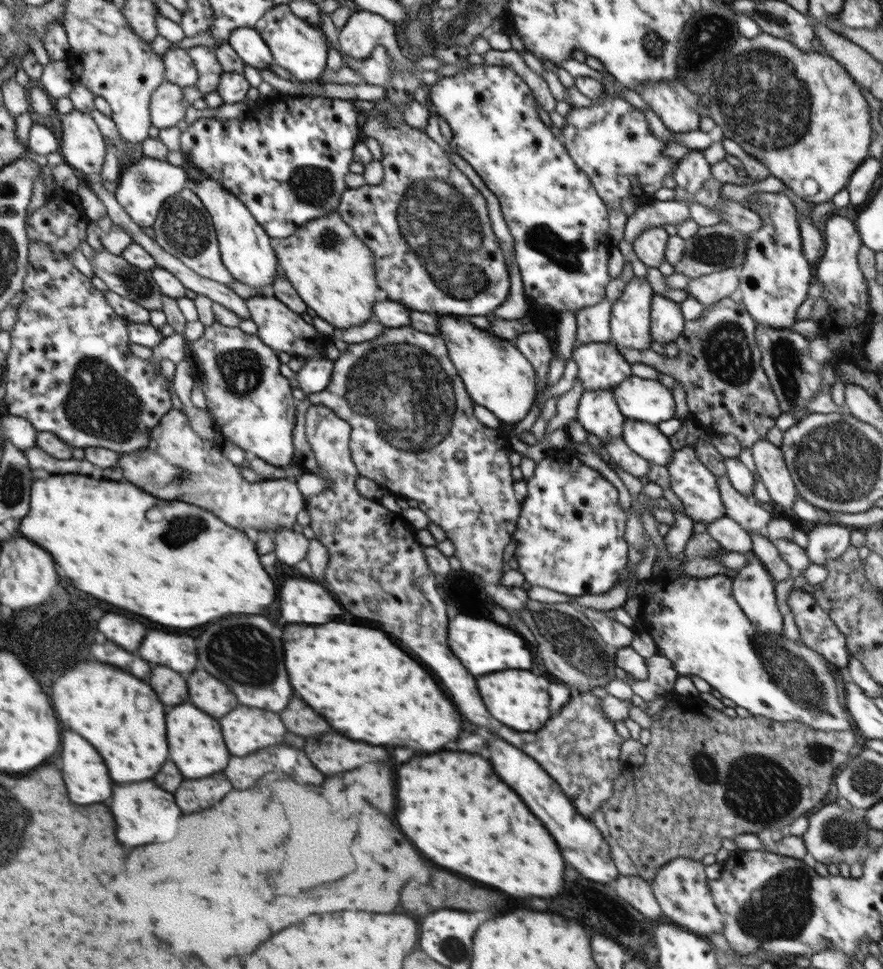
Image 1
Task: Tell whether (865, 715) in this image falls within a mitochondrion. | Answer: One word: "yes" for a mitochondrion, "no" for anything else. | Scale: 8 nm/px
no

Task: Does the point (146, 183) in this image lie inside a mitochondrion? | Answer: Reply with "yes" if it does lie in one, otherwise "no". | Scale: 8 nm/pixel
yes

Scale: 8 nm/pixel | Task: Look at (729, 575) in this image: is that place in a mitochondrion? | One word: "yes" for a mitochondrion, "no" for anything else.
no

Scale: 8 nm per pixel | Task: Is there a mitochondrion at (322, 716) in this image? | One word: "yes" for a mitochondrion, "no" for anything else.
no

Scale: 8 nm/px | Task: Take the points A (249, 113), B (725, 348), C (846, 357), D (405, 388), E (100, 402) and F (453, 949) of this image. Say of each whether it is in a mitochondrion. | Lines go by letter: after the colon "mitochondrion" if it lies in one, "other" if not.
A: other
B: mitochondrion
C: other
D: mitochondrion
E: mitochondrion
F: mitochondrion

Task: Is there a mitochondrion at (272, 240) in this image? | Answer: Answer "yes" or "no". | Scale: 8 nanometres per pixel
no

